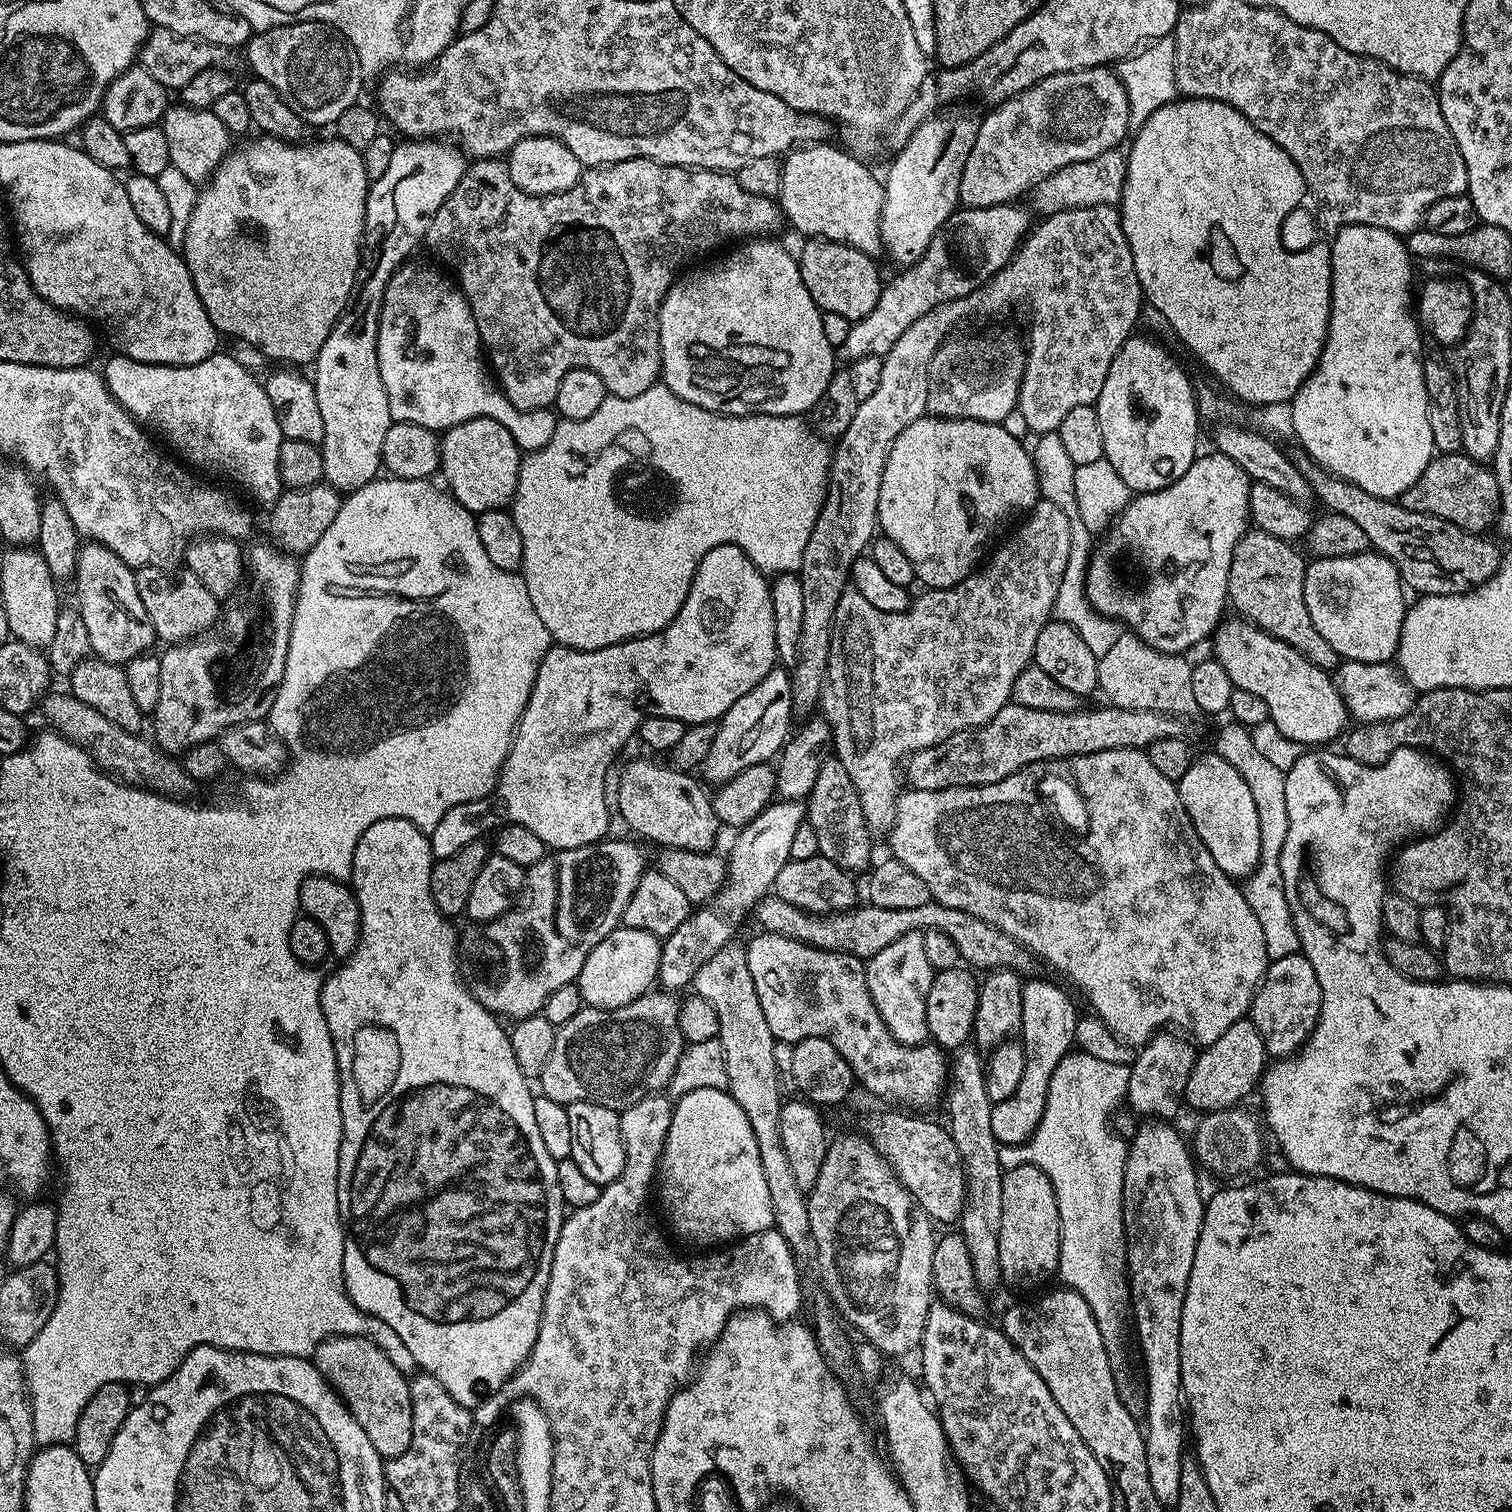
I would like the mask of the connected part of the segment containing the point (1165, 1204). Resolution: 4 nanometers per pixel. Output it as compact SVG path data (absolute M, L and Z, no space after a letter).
M1145 1121L1129 1141L1123 1172L1123 1218L1125 1236L1125 1265L1128 1279L1128 1294L1134 1312L1136 1338L1144 1368L1146 1404L1144 1406L1144 1445L1146 1446L1146 1466L1153 1487L1154 1496L1165 1509L1175 1509L1181 1489L1179 1475L1188 1434L1186 1408L1181 1390L1181 1314L1185 1304L1186 1286L1189 1285L1190 1269L1193 1265L1194 1250L1201 1232L1204 1217L1204 1194L1198 1184L1198 1166L1191 1149L1183 1138L1163 1121Z

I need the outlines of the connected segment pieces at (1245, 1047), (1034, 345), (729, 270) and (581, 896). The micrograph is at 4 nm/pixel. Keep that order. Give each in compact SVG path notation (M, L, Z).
M1251 1019L1234 1022L1234 1026L1230 1026L1230 1030L1218 1038L1218 1042L1207 1045L1197 1055L1196 1065L1192 1067L1184 1091L1187 1107L1189 1104L1190 1107L1197 1108L1197 1113L1200 1114L1223 1112L1237 1107L1251 1092L1257 1091L1269 1060L1262 1034L1258 1034Z
M1113 205L1071 208L1065 212L1055 212L1053 216L1044 216L1041 221L1041 224L1039 221L1024 237L1011 262L1002 270L998 270L986 284L981 285L969 296L951 300L934 310L930 310L930 314L918 318L918 322L914 322L914 326L908 327L902 333L902 338L898 338L898 342L894 342L894 346L890 346L890 350L883 356L882 379L878 382L878 390L874 390L874 394L870 394L870 398L860 402L846 434L842 434L835 441L832 450L832 465L828 471L826 498L822 502L818 522L814 522L814 530L810 530L810 538L806 541L806 550L802 550L802 562L798 569L798 575L802 582L802 638L798 638L796 663L790 668L792 706L796 710L812 708L820 696L820 708L824 711L821 712L823 719L827 720L832 727L831 747L834 749L835 759L842 762L842 766L846 768L846 774L850 776L850 782L860 799L864 823L867 824L868 831L872 834L877 834L876 832L884 834L891 829L896 809L896 797L902 788L902 772L901 769L900 772L896 769L899 764L901 767L906 758L911 756L913 752L934 746L954 734L970 732L973 728L981 728L986 722L990 722L990 718L994 718L994 714L998 714L998 710L1002 710L1002 706L1010 703L1014 678L1018 678L1018 674L1022 674L1022 670L1027 664L1033 663L1038 634L1042 630L1042 626L1048 623L1050 615L1053 613L1055 595L1058 594L1058 588L1062 584L1067 559L1070 555L1070 522L1066 514L1058 506L1054 506L1054 503L1041 498L1037 500L1036 507L1023 517L1023 520L1025 519L1024 525L992 557L989 555L965 580L949 588L921 591L921 596L917 600L915 597L904 612L890 613L878 610L878 606L870 606L870 602L866 602L866 598L862 598L862 594L858 594L855 590L847 590L848 592L842 593L844 584L846 588L846 583L849 581L852 563L871 545L878 532L876 519L878 494L882 490L882 470L886 470L886 458L890 454L890 446L894 446L894 438L898 438L898 434L902 434L902 430L906 430L906 426L910 426L910 422L919 420L921 416L925 415L928 406L928 371L934 354L939 350L940 345L955 333L952 331L967 316L996 316L999 312L1010 311L1015 304L1020 304L1025 300L1028 303L1028 316L1032 321L1028 324L1028 344L1026 340L1024 376L1020 379L1018 411L1022 414L1022 418L1026 418L1029 433L1059 433L1062 418L1066 418L1066 414L1070 414L1070 410L1087 404L1095 405L1096 400L1100 397L1102 382L1106 382L1106 374L1110 374L1110 362L1114 362L1118 350L1122 350L1122 346L1128 341L1129 336L1133 335L1135 328L1132 327L1135 326L1136 319L1140 316L1142 293L1138 282L1138 270L1134 270L1134 254L1130 254L1130 246L1124 233L1120 213Z
M748 238L733 252L725 251L721 260L708 264L705 268L693 267L693 272L685 271L673 280L670 290L660 307L660 374L662 383L678 398L690 402L694 406L702 406L702 410L717 412L723 416L804 416L811 413L812 407L822 398L830 378L838 371L838 356L822 331L822 313L820 307L810 298L810 290L806 290L806 282L802 282L800 265L797 257L792 256L779 244L776 238Z
M605 838L598 844L581 848L561 848L555 854L545 854L533 868L527 869L523 893L512 909L483 925L484 936L488 939L488 956L492 960L480 964L480 944L476 940L469 942L468 957L462 960L462 972L473 996L486 1006L488 1012L500 1018L509 1016L512 1022L537 1015L554 990L579 977L590 950L621 927L626 902L630 902L646 865L638 845L628 840L612 839Z

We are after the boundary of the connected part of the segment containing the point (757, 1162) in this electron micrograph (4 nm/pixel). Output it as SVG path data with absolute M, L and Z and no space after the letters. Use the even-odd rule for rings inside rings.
M703 1088L690 1090L690 1094L679 1097L675 1101L670 1130L666 1134L664 1149L658 1165L658 1196L660 1192L660 1208L668 1215L668 1224L684 1240L697 1244L697 1249L704 1250L709 1246L728 1246L737 1240L742 1240L750 1234L765 1232L774 1225L774 1206L770 1206L770 1190L766 1186L766 1173L762 1170L762 1158L758 1158L758 1142L754 1142L754 1130L750 1130L750 1122L746 1114L742 1114L742 1106L734 1102L734 1098L723 1088Z

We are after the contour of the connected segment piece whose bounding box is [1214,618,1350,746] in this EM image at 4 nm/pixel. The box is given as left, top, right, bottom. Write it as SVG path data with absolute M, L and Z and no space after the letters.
M1243 618L1235 619L1225 619L1214 633L1214 658L1224 667L1226 674L1230 674L1233 688L1247 690L1249 694L1262 698L1262 702L1266 702L1268 718L1274 722L1274 726L1278 726L1278 730L1286 734L1286 738L1298 742L1301 746L1328 746L1331 745L1328 744L1331 740L1339 741L1349 727L1350 717L1348 708L1340 697L1340 691L1336 689L1335 679L1318 666L1314 666L1314 662L1302 658L1302 654L1298 654L1298 650L1294 650L1286 642L1266 634Z

